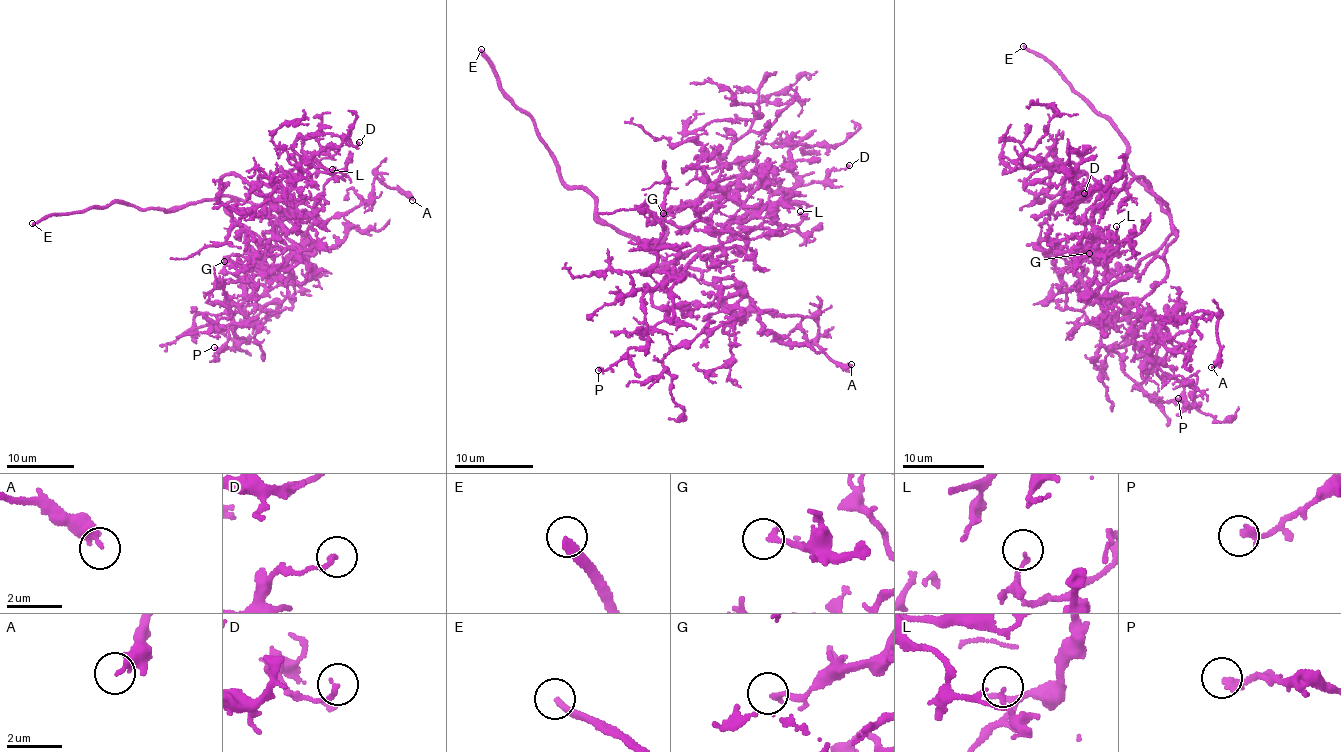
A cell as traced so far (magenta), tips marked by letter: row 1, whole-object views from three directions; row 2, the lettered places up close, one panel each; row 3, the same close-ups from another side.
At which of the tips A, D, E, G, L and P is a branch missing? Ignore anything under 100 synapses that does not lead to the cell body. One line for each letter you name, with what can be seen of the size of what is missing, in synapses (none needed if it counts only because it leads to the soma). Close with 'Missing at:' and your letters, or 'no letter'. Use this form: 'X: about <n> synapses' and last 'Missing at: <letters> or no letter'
Missing at: E

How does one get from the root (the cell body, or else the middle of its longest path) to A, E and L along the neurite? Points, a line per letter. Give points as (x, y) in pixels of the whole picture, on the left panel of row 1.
A: (225, 196), (262, 206), (287, 237), (304, 245), (303, 218), (349, 214), (367, 200), (376, 175), (412, 200)
E: (225, 196), (186, 203), (167, 211), (113, 202), (102, 209), (87, 207), (65, 215), (52, 214), (32, 223)
L: (225, 196), (221, 177), (241, 175), (256, 194), (299, 218), (335, 179), (332, 169)

